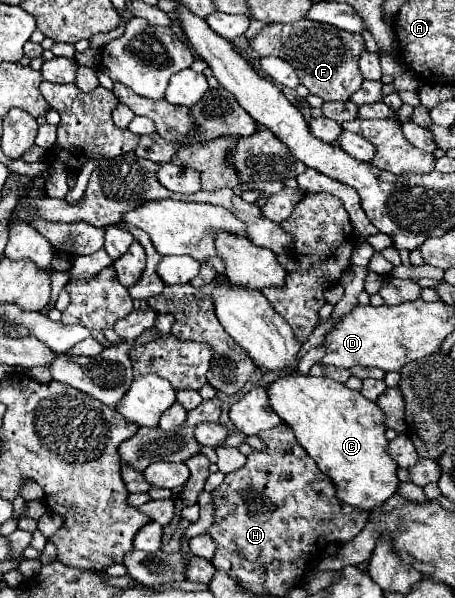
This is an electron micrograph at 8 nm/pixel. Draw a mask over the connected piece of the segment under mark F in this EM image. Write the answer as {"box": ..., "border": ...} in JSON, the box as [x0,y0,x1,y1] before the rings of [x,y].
{"box":[250,21,364,101],"border":[[[294,21],[294,23],[268,23],[254,39],[250,47],[260,57],[280,57],[294,67],[300,83],[322,101],[346,101],[362,85],[362,73],[358,69],[358,55],[364,51],[364,39],[358,33],[342,31],[334,25],[316,21]]]}

